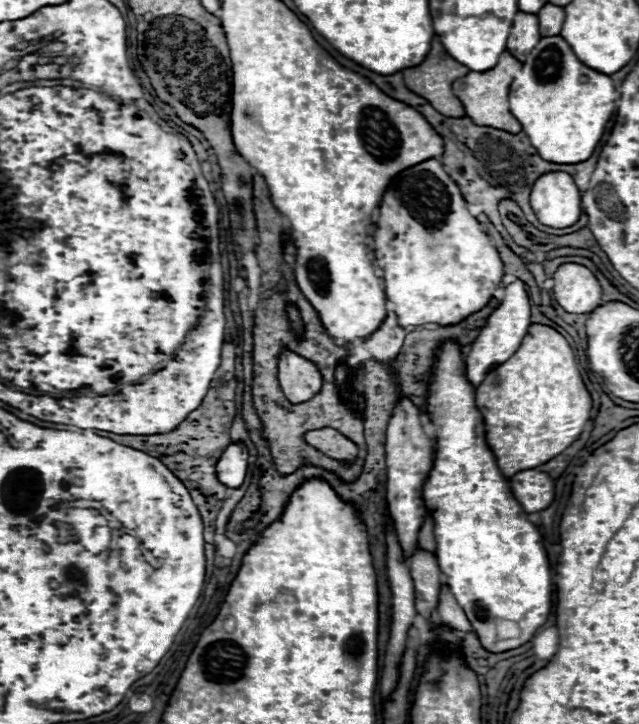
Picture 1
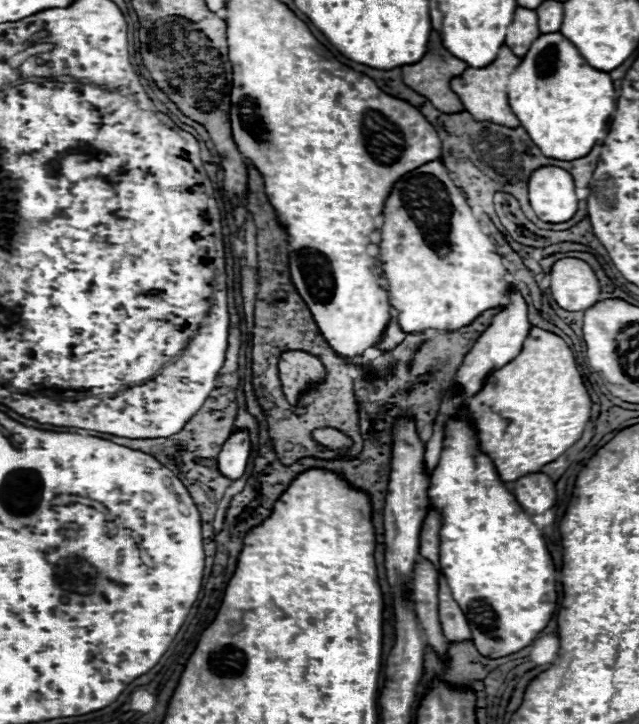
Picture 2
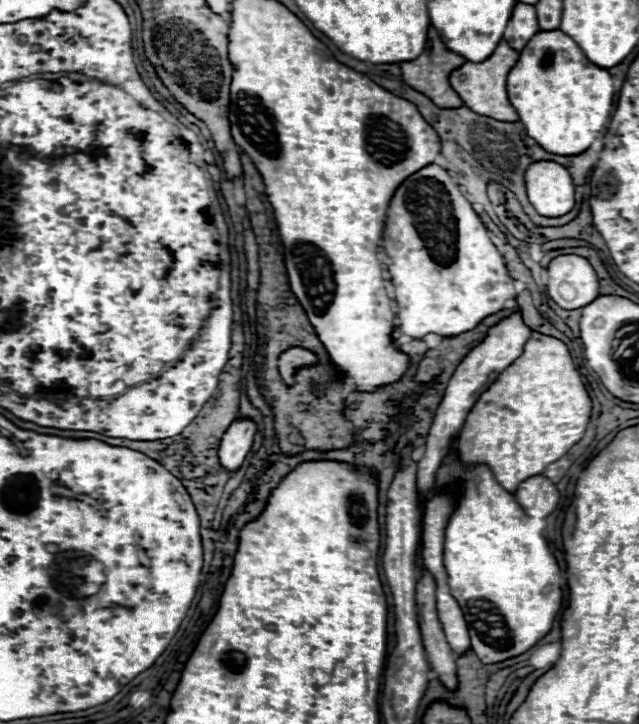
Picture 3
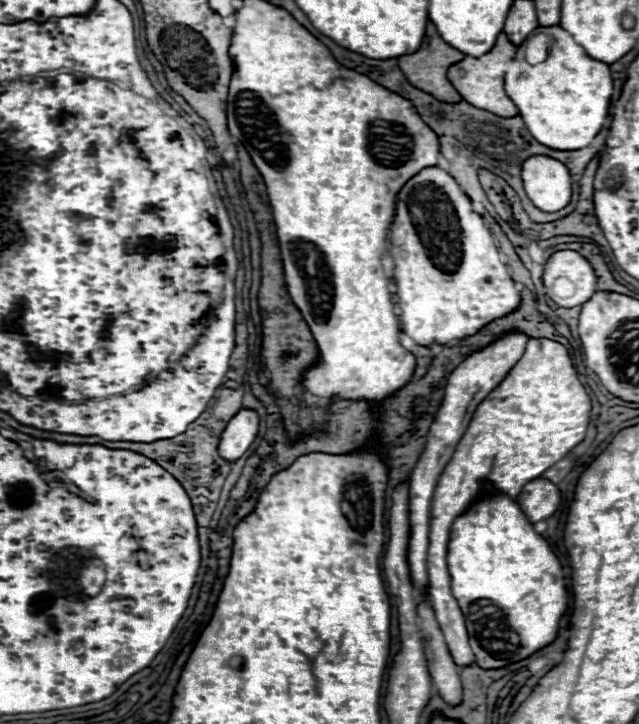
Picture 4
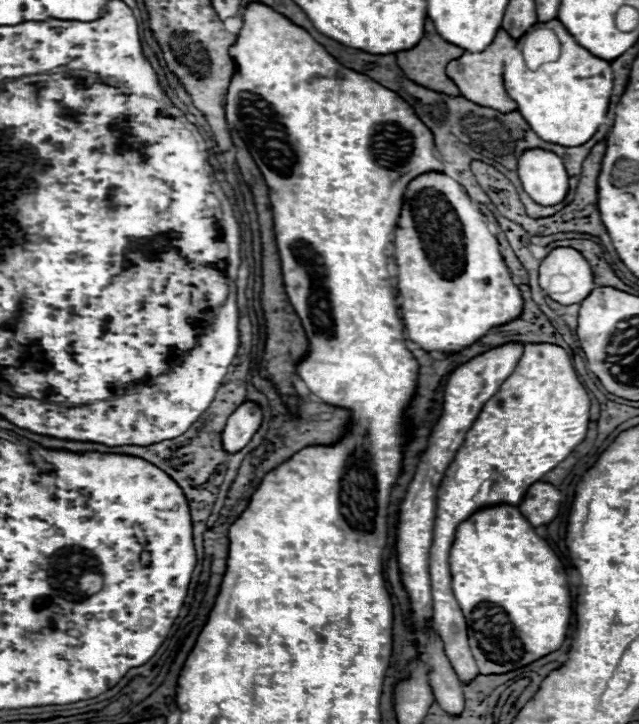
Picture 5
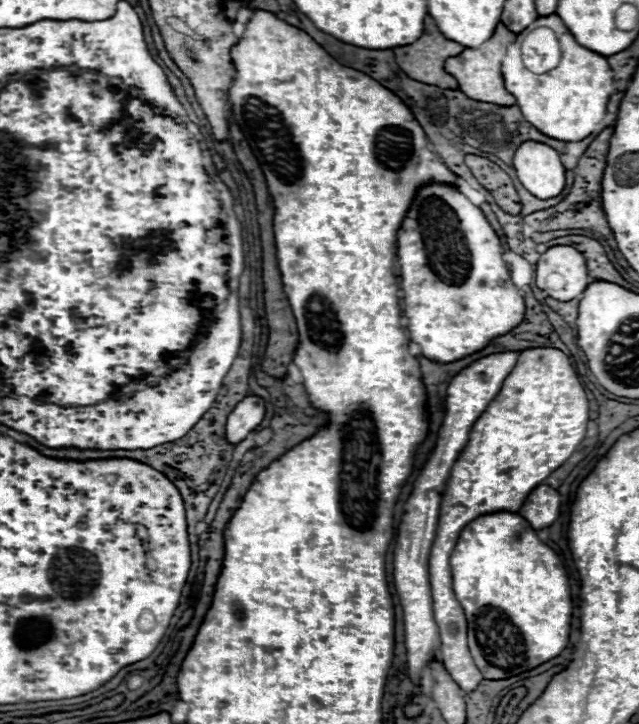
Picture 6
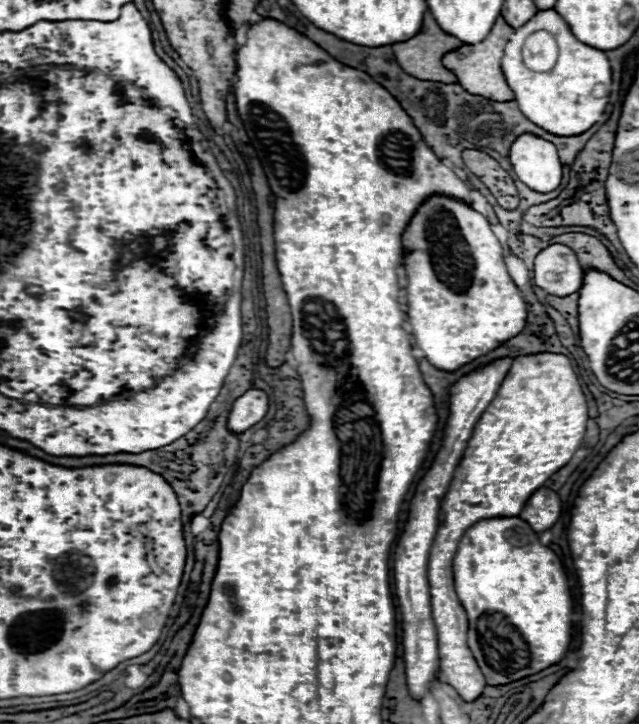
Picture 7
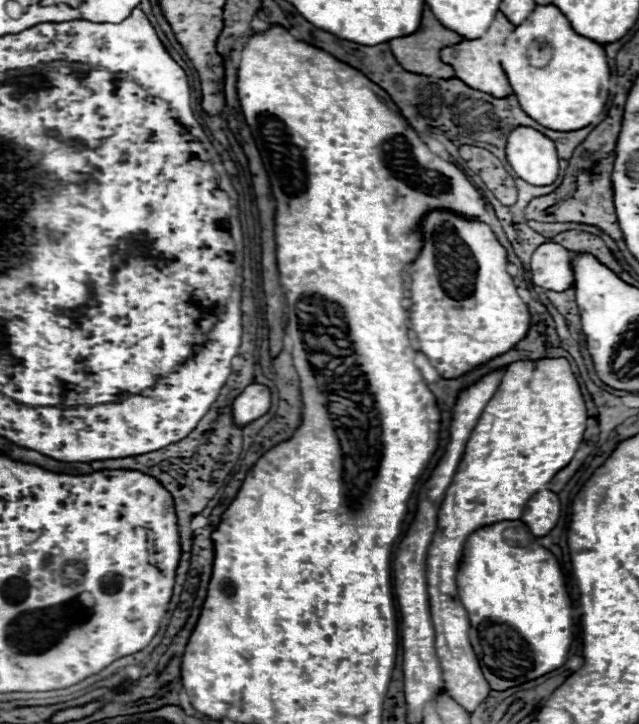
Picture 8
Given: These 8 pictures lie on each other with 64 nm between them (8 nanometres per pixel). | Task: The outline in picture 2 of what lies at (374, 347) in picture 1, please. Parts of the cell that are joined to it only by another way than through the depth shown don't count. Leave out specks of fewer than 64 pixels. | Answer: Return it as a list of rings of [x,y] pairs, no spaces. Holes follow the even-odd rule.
[[[390,320],[388,328],[386,328],[384,336],[382,336],[380,348],[382,348],[382,350],[392,350],[392,348],[396,348],[396,346],[404,340],[404,336],[406,336],[406,334],[400,330],[400,326],[396,324],[396,320]]]

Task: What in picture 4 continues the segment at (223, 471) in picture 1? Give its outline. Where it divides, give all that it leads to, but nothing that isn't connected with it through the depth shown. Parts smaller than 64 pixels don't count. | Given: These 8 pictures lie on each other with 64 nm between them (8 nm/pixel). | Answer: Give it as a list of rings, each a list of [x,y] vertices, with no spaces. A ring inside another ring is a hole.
[[[242,408],[226,426],[220,438],[220,452],[226,460],[236,460],[240,458],[248,446],[254,442],[258,434],[260,418],[254,410]]]

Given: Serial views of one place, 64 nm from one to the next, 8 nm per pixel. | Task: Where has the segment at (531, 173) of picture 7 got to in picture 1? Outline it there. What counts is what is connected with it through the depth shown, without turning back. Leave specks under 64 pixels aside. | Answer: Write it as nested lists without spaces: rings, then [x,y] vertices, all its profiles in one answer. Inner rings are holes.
[[[566,172],[542,174],[532,186],[530,204],[536,218],[552,228],[574,224],[582,212],[578,188]]]

